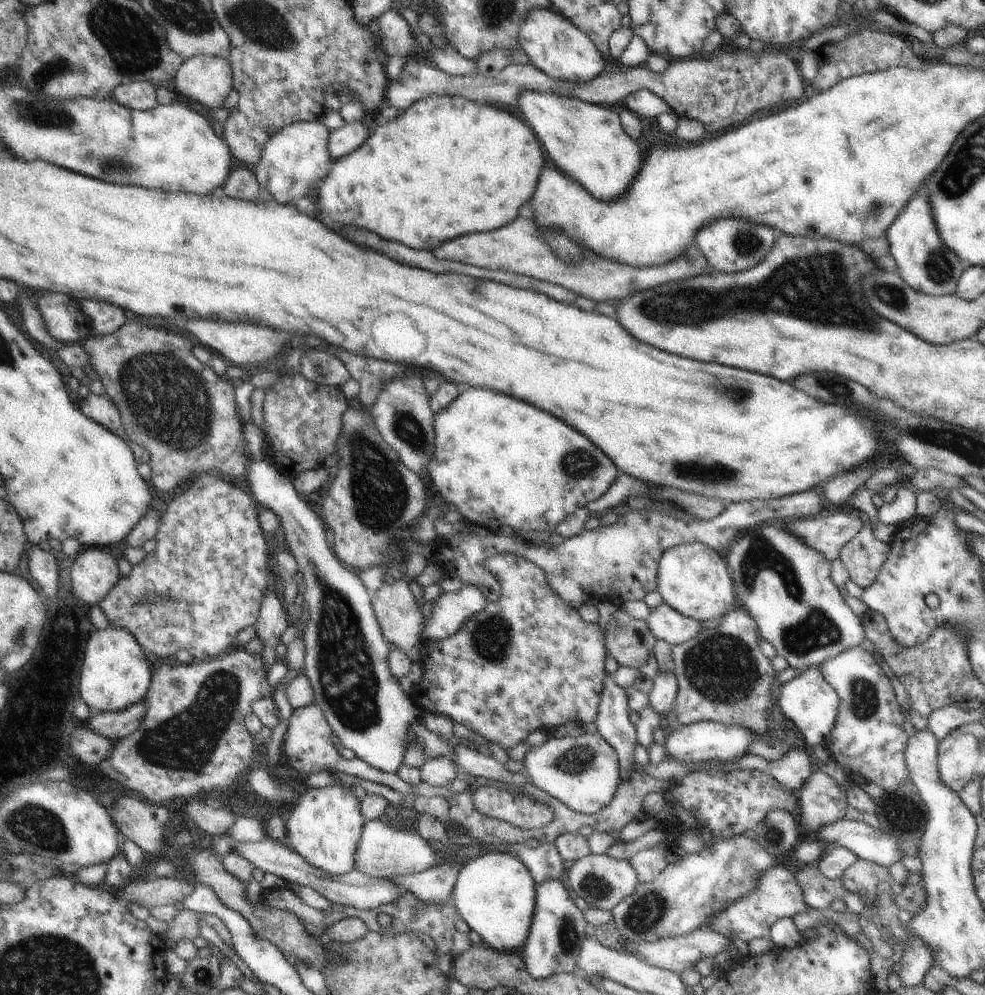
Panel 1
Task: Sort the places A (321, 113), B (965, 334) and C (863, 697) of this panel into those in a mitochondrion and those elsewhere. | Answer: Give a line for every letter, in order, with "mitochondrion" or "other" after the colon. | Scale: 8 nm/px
A: other
B: other
C: mitochondrion

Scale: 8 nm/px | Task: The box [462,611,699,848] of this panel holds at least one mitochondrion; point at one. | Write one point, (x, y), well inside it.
(575, 761)

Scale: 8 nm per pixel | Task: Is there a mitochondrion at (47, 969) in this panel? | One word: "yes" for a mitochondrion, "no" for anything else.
yes

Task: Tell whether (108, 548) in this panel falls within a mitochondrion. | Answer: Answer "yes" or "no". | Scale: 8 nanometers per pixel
no

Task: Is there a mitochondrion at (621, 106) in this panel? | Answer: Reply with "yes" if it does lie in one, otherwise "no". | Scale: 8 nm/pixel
no

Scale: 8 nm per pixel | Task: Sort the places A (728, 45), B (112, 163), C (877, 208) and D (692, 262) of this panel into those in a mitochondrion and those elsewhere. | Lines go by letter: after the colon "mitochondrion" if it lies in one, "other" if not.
A: other
B: mitochondrion
C: mitochondrion
D: mitochondrion

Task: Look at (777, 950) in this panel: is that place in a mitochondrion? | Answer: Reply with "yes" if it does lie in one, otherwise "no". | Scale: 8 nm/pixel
no

